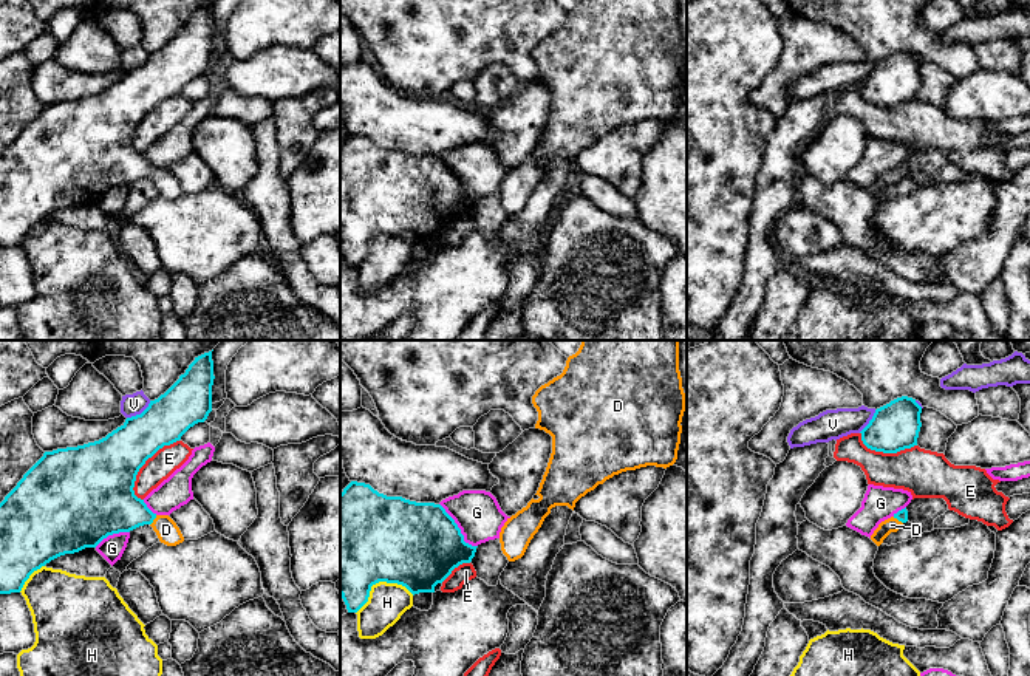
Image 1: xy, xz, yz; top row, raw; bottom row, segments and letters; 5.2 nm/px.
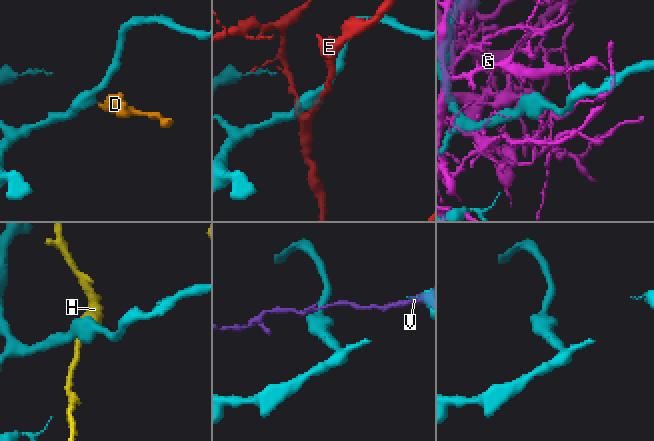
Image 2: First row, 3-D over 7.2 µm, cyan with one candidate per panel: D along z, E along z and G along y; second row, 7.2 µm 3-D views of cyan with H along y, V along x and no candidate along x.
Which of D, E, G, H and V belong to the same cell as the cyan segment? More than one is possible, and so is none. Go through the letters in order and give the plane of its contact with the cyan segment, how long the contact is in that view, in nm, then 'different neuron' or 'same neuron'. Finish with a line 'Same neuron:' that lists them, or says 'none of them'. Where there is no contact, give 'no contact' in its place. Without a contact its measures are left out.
D: xy | 70 nm | same neuron
E: xy | 380 nm | different neuron
G: xz | 300 nm | different neuron
H: xz | 320 nm | different neuron
V: xy | 160 nm | different neuron
Same neuron: D

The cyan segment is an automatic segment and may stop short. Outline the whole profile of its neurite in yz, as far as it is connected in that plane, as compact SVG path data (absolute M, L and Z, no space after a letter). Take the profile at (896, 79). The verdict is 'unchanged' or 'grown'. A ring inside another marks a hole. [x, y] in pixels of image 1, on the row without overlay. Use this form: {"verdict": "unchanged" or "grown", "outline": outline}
{"verdict": "unchanged", "outline": "M902 50L875 63L860 85L863 97L875 105L897 107L917 99L922 60L916 53Z"}

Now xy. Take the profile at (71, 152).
{"verdict": "grown", "outline": "M212 5L189 19L158 53L105 91L77 101L45 105L0 156L0 248L20 246L29 229L51 213L96 201L104 192L150 178L161 196L176 200L184 190L169 169L153 167L135 149L139 122L212 65Z"}

